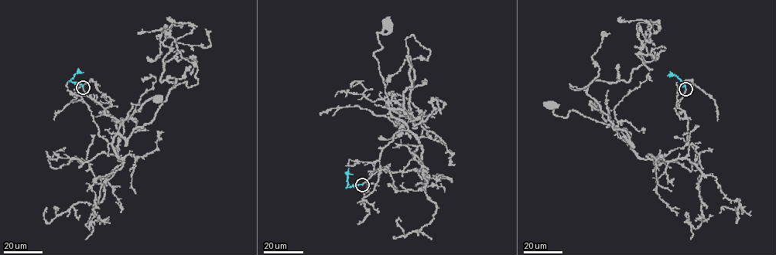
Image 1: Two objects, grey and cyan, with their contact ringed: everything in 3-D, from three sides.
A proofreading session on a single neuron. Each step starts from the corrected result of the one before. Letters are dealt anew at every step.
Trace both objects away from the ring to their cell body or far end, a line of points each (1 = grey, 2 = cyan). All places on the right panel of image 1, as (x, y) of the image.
1: (685, 89), (678, 104), (688, 154), (669, 161), (641, 158), (625, 128), (572, 110), (555, 115), (550, 104)
2: (685, 89), (675, 75), (667, 76)

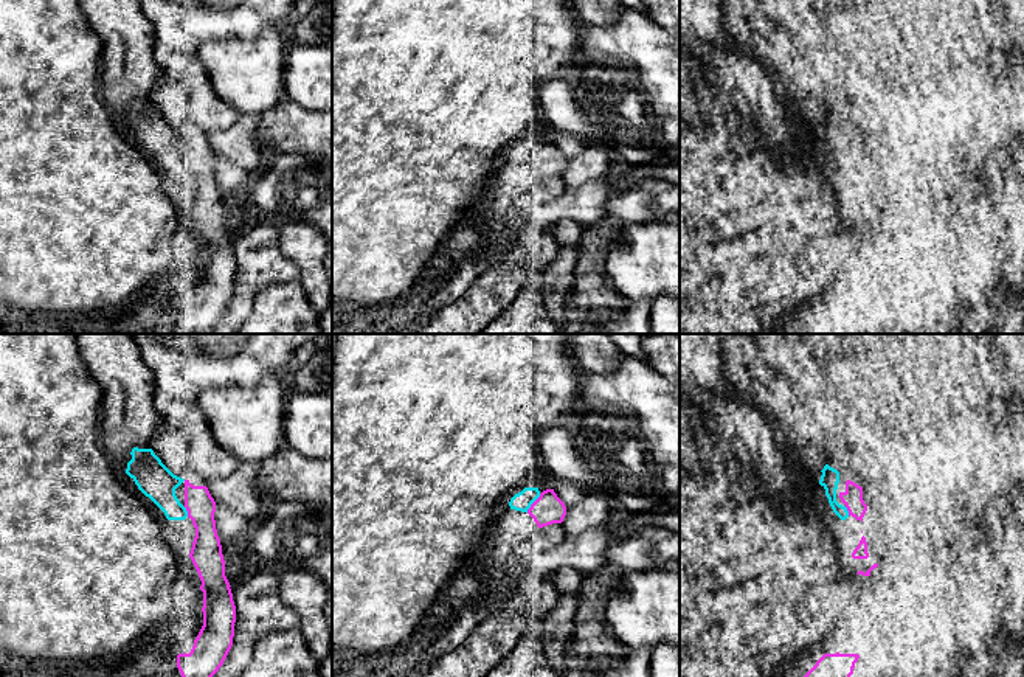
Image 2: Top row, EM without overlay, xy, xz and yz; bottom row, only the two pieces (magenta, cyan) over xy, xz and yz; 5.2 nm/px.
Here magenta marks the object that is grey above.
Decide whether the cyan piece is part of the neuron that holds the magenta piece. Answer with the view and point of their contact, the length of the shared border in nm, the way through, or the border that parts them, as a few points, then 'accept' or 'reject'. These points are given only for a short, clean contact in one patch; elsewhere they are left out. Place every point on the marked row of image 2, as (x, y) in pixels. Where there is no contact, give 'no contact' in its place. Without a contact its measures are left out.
meets magenta in xz at (532, 503); contact 120 nm long; accept

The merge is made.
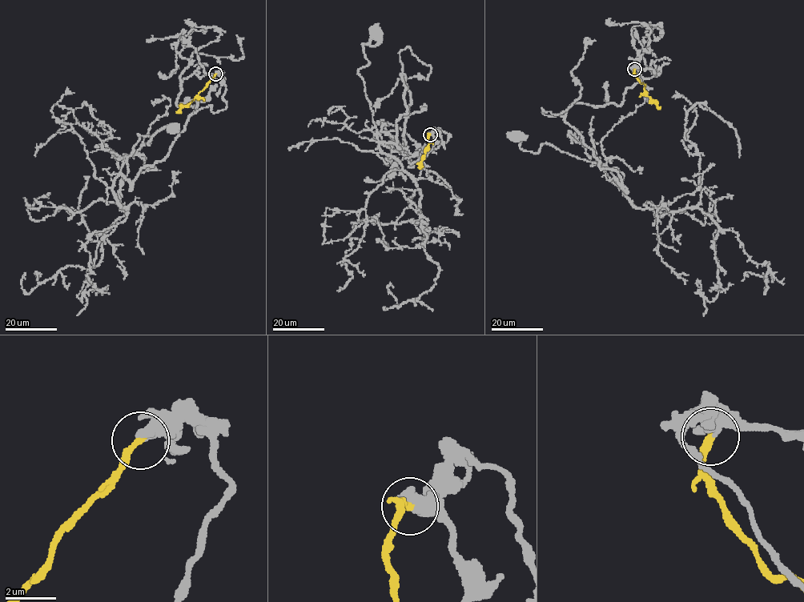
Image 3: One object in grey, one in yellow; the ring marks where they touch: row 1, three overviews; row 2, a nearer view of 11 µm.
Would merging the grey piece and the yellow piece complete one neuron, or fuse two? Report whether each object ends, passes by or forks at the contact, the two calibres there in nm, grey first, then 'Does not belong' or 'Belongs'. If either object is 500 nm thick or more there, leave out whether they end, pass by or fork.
Thickness 550 nm (grey) against 280 nm. Belongs

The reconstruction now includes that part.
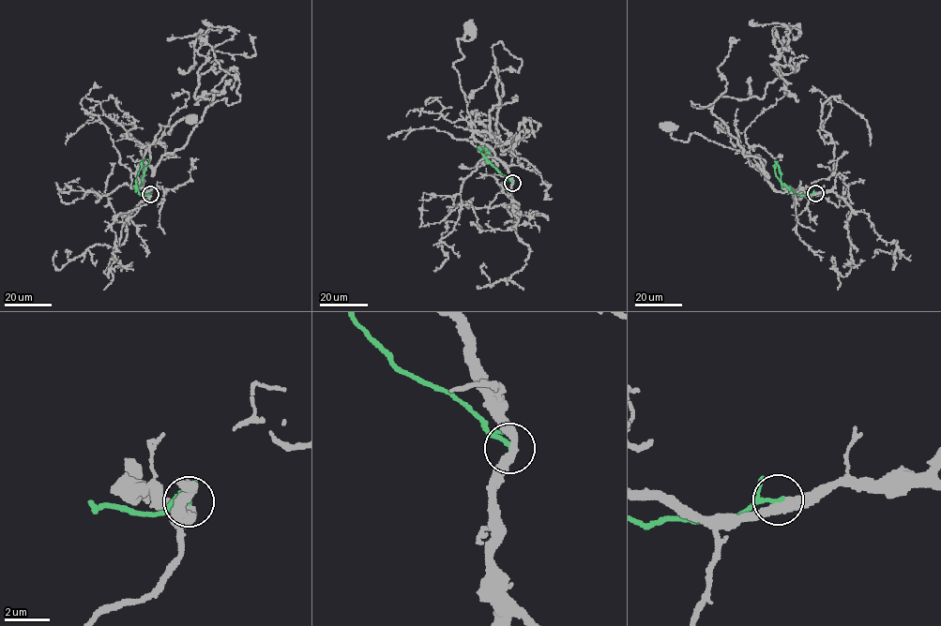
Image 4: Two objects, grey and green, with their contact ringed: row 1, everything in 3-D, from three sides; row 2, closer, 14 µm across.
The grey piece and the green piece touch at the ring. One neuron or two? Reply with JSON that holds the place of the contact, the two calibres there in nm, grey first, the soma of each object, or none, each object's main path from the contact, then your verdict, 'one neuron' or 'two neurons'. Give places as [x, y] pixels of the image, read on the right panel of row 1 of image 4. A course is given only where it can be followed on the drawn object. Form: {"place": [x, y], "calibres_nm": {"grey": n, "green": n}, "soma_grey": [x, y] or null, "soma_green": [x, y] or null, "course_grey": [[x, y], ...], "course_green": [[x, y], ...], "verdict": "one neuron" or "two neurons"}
{"place": [815, 193], "calibres_nm": {"grey": 380, "green": 130}, "soma_grey": [667, 126], "soma_green": null, "course_grey": [[815, 193], [778, 191], [758, 155], [693, 133], [685, 141], [674, 139], [667, 126]], "course_green": [[815, 193], [797, 195], [782, 184], [775, 171], [777, 161], [781, 188]], "verdict": "two neurons"}

